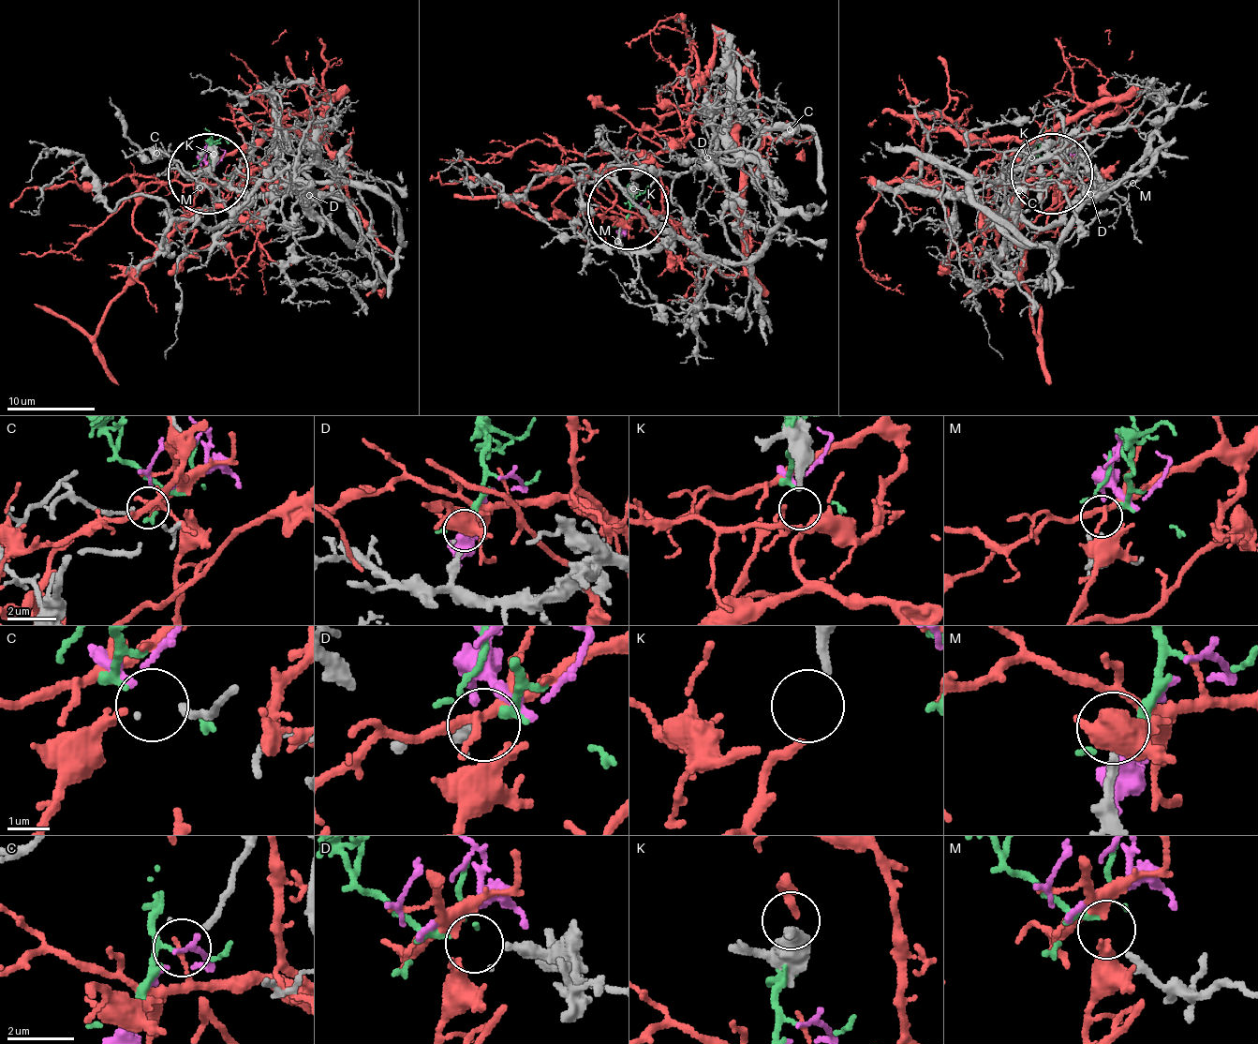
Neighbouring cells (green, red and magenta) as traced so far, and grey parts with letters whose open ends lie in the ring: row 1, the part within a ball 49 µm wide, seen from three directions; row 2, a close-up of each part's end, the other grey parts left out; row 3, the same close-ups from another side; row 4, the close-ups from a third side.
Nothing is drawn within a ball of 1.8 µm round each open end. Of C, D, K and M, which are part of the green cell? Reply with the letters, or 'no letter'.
D

